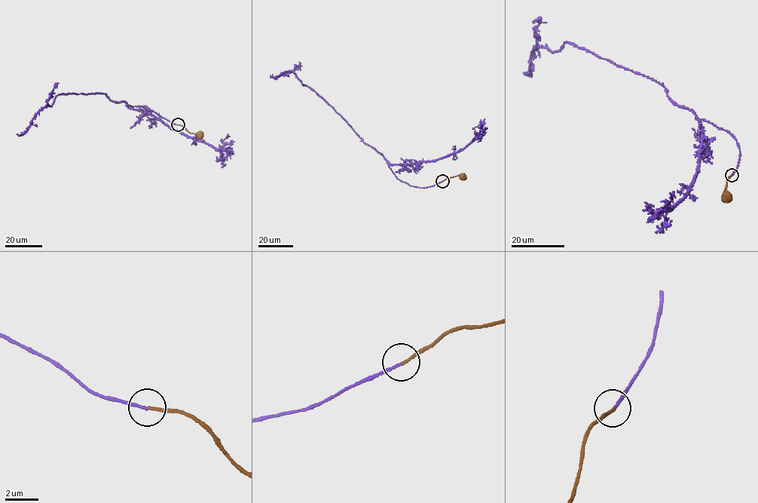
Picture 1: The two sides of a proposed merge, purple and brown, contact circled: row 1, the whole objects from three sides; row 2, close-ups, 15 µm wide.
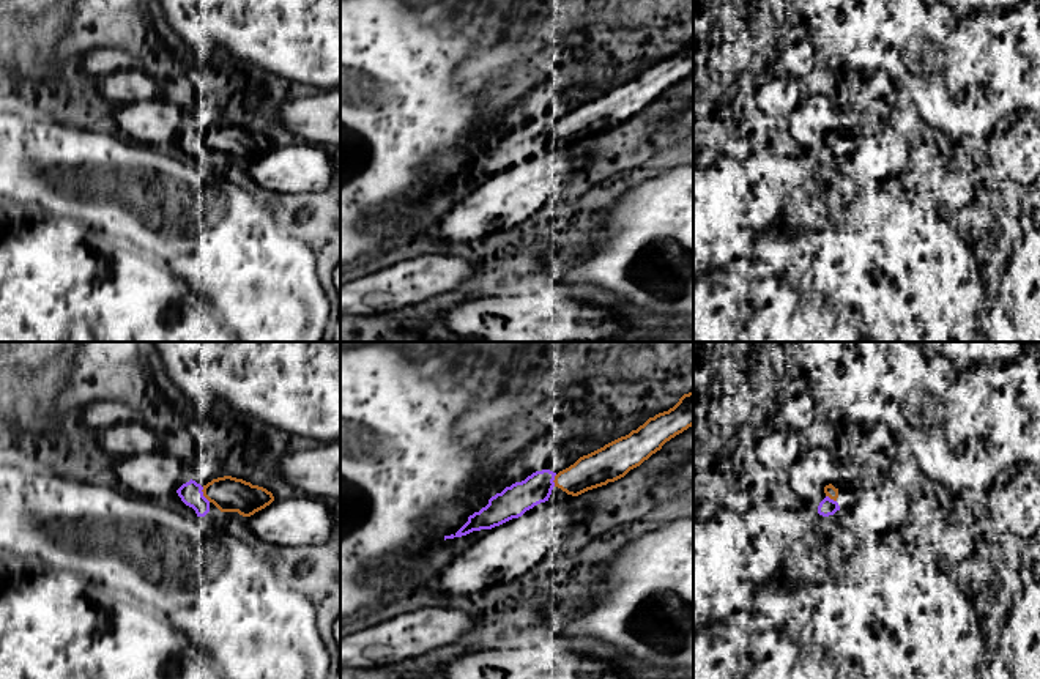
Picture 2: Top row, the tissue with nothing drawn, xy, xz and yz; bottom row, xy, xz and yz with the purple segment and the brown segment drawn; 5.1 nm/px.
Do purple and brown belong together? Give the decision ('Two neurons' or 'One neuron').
One neuron

